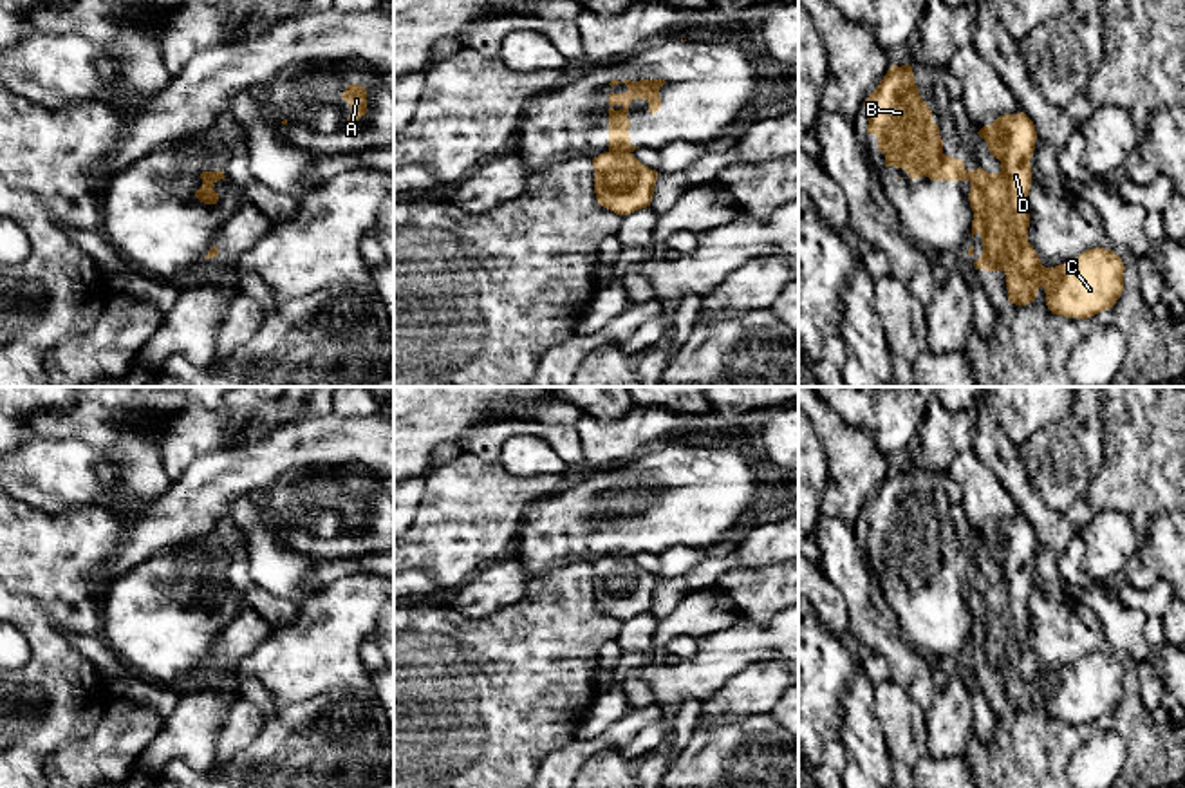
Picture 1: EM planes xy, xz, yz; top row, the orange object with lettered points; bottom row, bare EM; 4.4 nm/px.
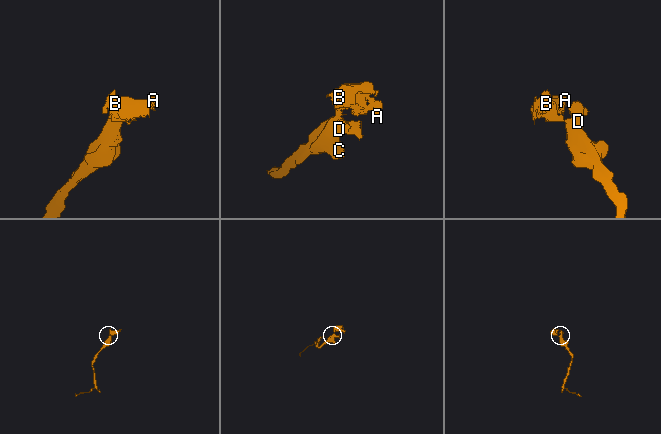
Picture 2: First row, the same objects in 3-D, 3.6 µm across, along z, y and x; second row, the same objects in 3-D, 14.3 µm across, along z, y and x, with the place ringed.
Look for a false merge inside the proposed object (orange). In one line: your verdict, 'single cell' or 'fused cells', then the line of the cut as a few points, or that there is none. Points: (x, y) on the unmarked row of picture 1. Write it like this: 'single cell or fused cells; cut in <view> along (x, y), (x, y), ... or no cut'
fused cells; cut in xz along (609, 553), (629, 557)

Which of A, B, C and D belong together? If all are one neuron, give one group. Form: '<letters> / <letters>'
A B / C D

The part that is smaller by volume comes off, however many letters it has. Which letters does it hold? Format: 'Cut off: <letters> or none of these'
Cut off: A, B

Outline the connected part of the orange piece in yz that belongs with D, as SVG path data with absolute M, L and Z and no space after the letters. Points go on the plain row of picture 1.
M1024 517L1004 519L977 539L1001 566L1001 577L968 575L972 643L979 638L983 647L975 674L1001 674L1008 707L1015 710L1033 707L1042 690L1053 719L1087 725L1111 714L1124 696L1125 672L1116 658L1091 652L1073 665L1044 672L1028 647L1033 526Z

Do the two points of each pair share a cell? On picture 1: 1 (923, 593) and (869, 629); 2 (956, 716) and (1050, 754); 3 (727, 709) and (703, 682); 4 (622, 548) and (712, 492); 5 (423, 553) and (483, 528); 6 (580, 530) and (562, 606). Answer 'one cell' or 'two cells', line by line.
1: two cells
2: two cells
3: two cells
4: one cell
5: one cell
6: two cells

